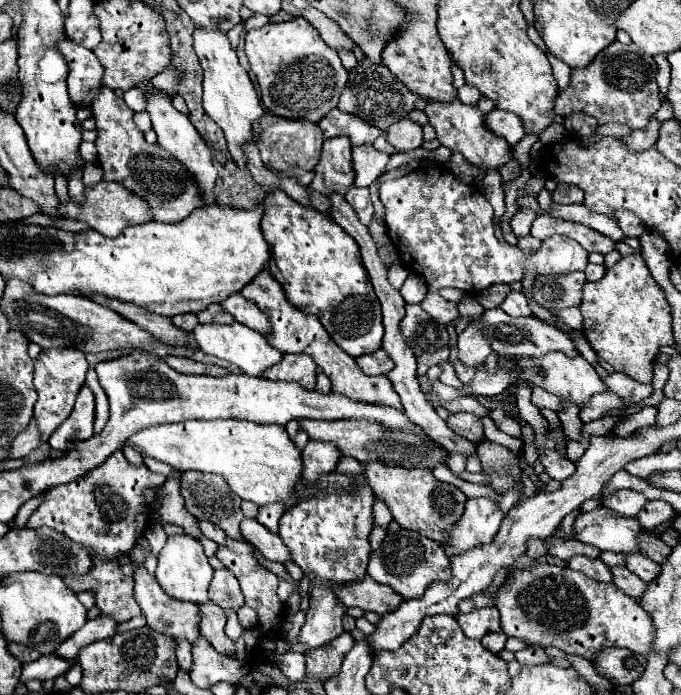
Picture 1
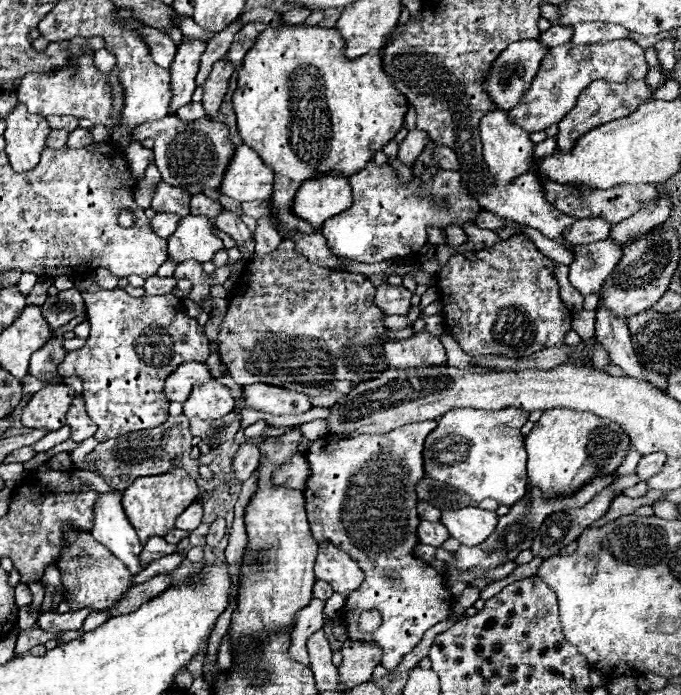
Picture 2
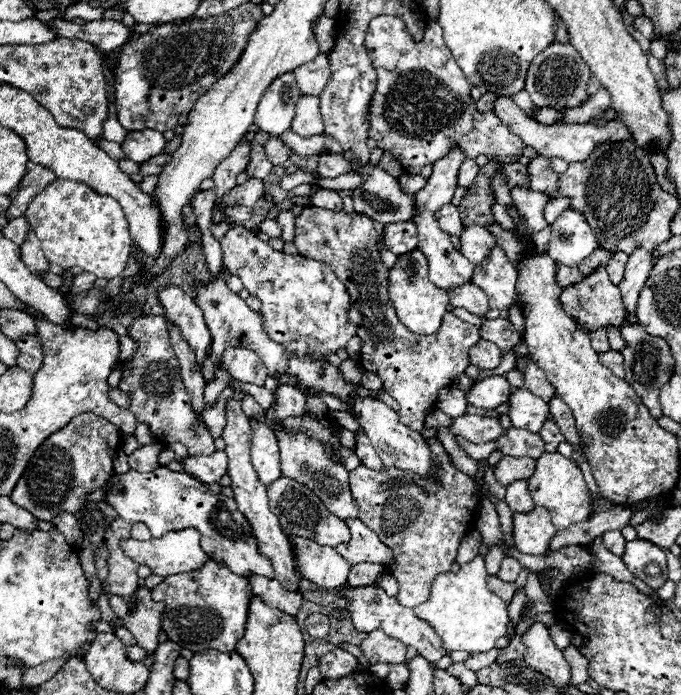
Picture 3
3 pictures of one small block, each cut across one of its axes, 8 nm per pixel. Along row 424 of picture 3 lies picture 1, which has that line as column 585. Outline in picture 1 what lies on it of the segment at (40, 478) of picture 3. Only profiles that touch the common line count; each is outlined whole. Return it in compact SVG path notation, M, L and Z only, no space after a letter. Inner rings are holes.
M612 42L584 68L572 68L570 84L556 98L556 114L568 116L570 112L584 112L598 120L598 124L618 122L628 128L644 128L648 120L662 106L660 90L656 84L656 66L650 54L634 44Z

